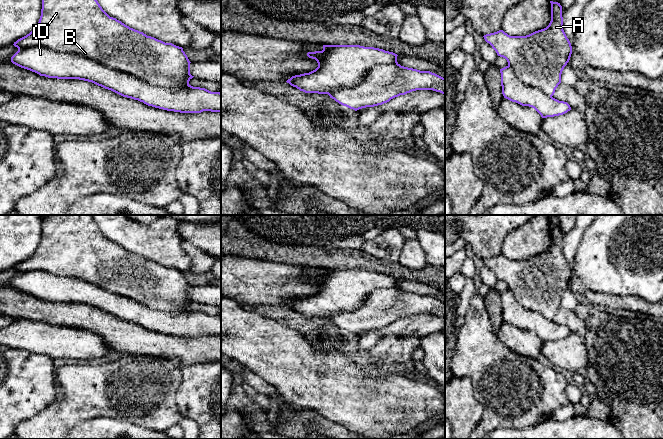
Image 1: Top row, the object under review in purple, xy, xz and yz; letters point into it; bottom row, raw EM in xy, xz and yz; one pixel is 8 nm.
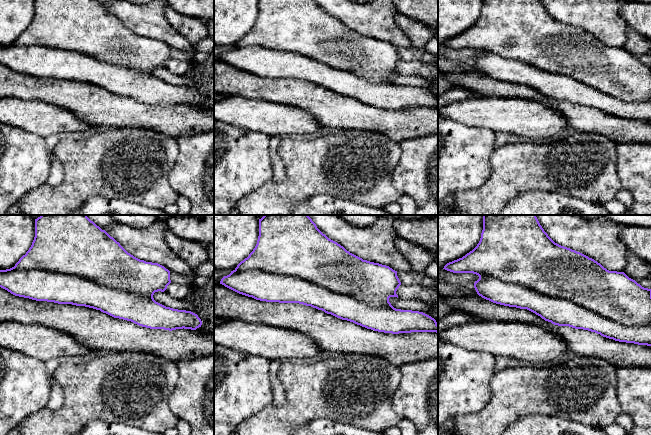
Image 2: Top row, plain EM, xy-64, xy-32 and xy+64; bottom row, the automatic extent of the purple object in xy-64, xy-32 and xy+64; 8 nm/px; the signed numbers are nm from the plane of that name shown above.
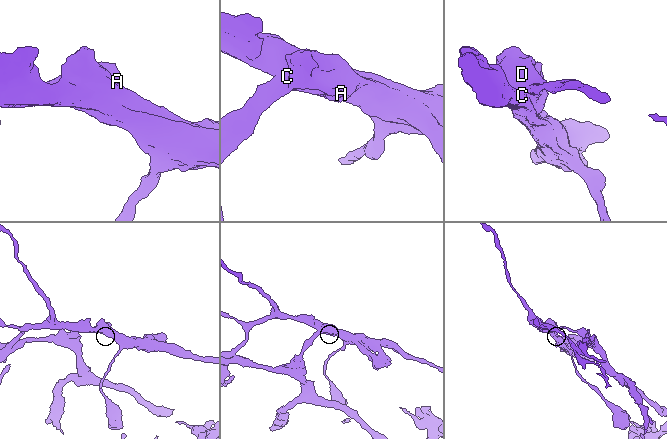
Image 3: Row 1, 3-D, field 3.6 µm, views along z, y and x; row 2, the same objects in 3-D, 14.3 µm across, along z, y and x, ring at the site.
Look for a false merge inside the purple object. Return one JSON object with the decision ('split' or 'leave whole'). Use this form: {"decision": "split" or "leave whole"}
{"decision": "split"}

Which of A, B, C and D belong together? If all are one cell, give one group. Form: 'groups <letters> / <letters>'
groups A B D / C

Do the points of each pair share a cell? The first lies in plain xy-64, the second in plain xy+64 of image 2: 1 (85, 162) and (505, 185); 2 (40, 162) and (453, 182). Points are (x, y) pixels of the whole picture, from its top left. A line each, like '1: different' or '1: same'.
1: same
2: same

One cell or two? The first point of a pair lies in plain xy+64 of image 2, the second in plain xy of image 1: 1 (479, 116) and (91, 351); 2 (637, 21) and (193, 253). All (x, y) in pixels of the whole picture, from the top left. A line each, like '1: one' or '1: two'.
1: one
2: two

